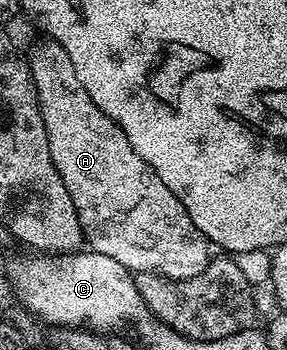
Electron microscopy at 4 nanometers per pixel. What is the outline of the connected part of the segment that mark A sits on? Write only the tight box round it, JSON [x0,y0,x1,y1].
[25,38,209,280]

